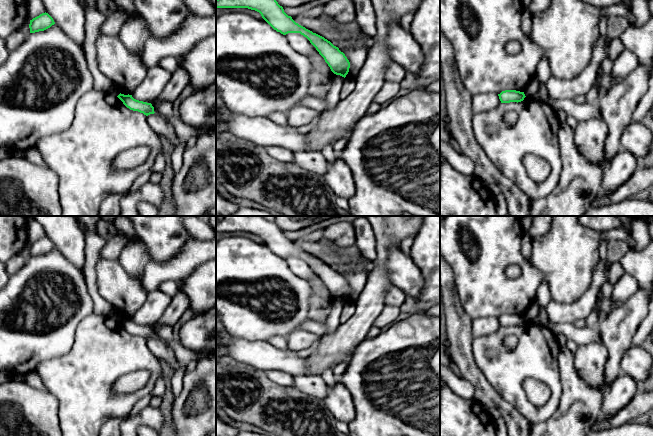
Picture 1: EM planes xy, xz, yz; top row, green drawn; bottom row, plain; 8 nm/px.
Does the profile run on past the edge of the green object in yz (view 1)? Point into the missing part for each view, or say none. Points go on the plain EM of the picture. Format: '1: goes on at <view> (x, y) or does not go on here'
1: does not go on here

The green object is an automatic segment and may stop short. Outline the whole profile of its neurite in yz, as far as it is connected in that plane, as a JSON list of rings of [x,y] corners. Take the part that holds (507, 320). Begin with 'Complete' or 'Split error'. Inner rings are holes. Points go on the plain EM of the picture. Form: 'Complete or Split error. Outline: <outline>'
Complete. Outline: [[[505,314],[498,318],[501,327],[521,326],[526,321],[524,316],[516,314]]]

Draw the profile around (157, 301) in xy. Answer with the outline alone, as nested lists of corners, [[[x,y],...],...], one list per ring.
[[[159,289],[148,292],[145,303],[134,313],[132,321],[147,327],[154,326],[164,314],[171,299],[171,296]]]

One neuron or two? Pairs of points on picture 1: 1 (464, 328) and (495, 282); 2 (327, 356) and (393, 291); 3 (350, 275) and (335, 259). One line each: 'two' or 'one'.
1: two
2: two
3: two

